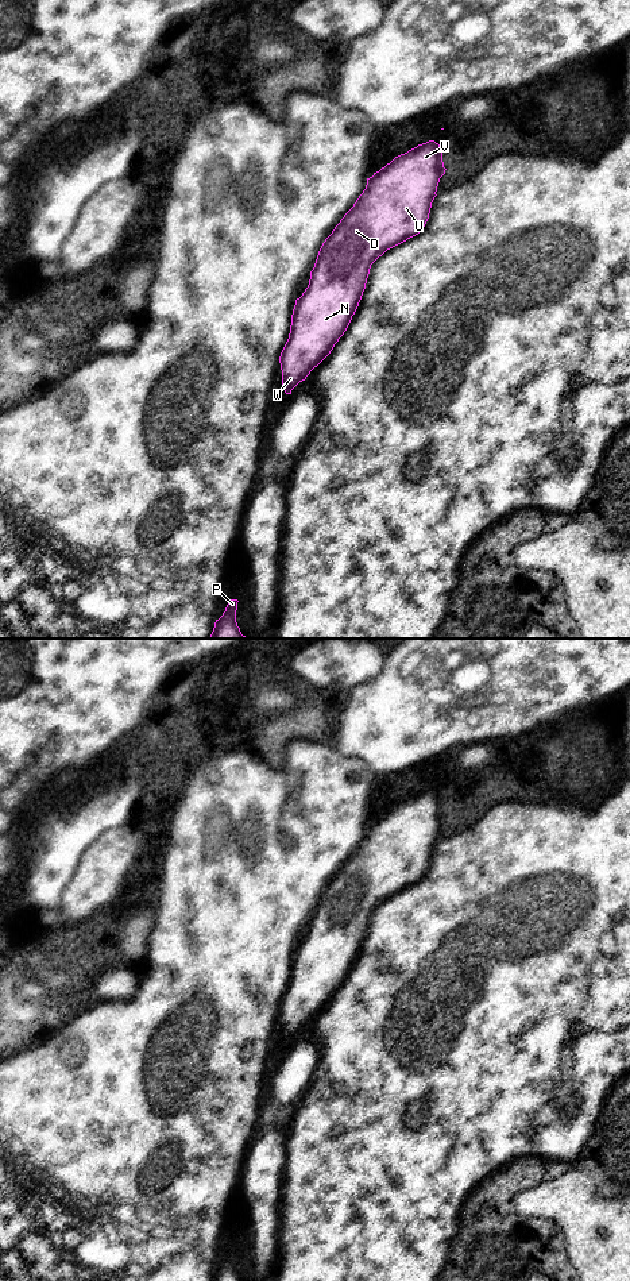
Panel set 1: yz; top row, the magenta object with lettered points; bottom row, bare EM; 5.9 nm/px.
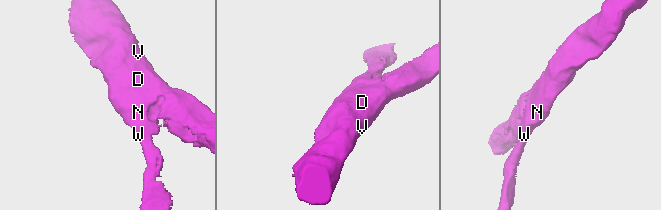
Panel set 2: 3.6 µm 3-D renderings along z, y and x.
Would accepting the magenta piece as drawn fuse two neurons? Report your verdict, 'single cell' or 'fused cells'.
single cell

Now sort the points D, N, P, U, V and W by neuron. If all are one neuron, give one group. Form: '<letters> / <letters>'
D N P U V W

